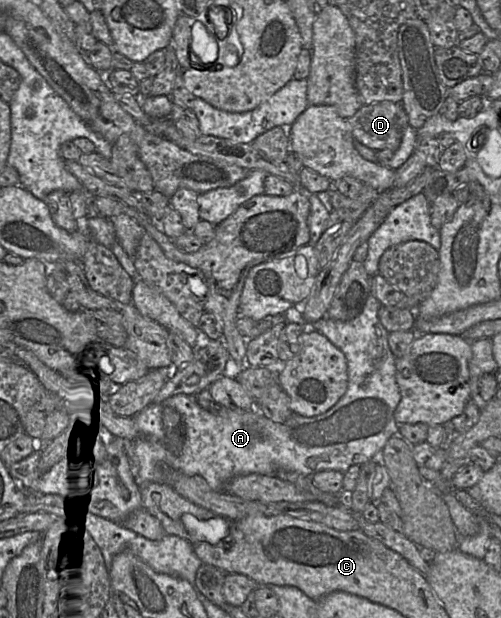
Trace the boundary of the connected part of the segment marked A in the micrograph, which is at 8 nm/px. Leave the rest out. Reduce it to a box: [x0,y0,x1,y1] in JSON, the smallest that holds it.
[126,292,401,492]

